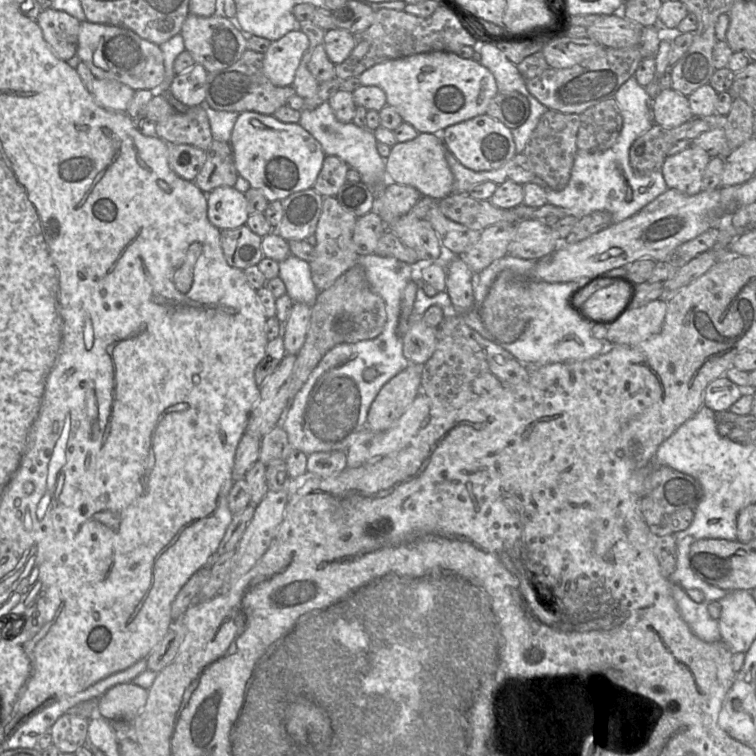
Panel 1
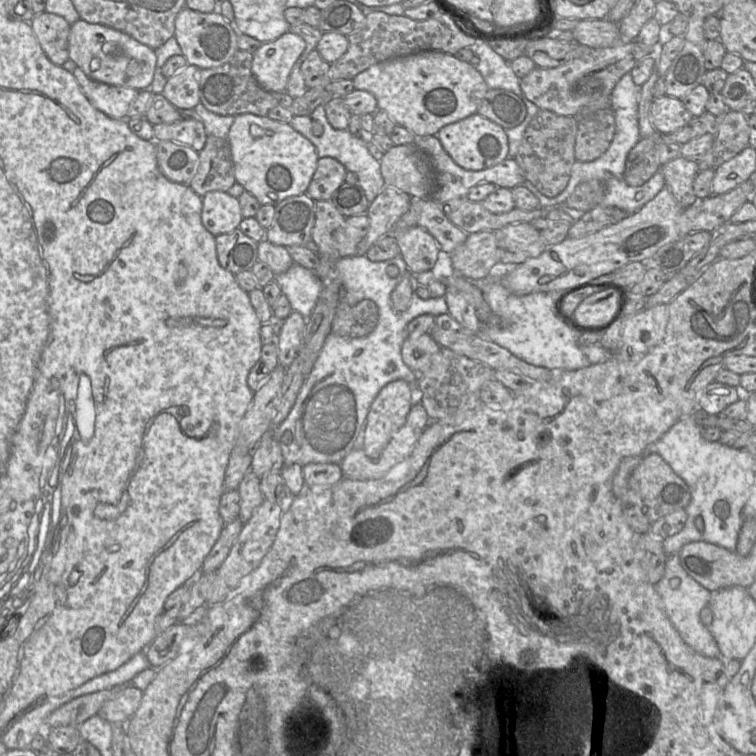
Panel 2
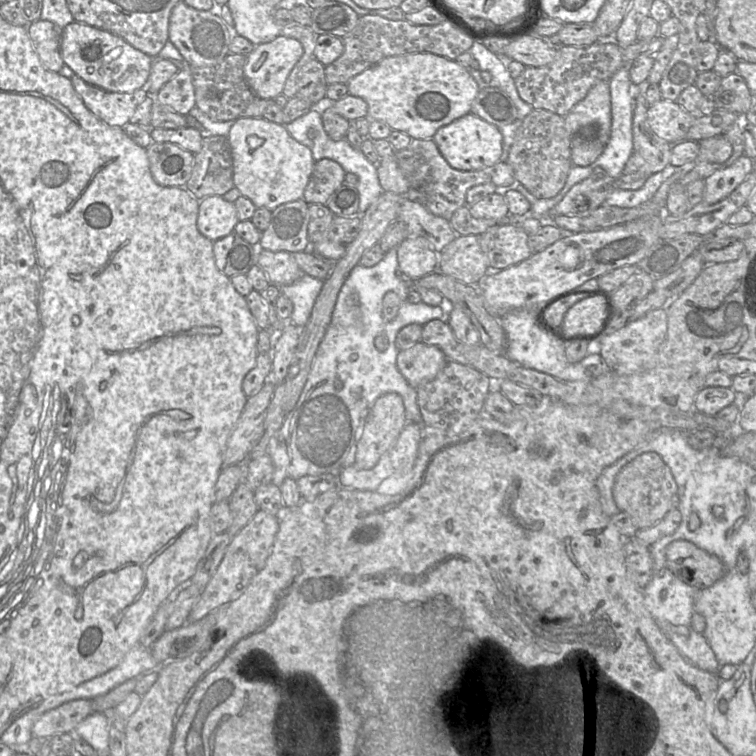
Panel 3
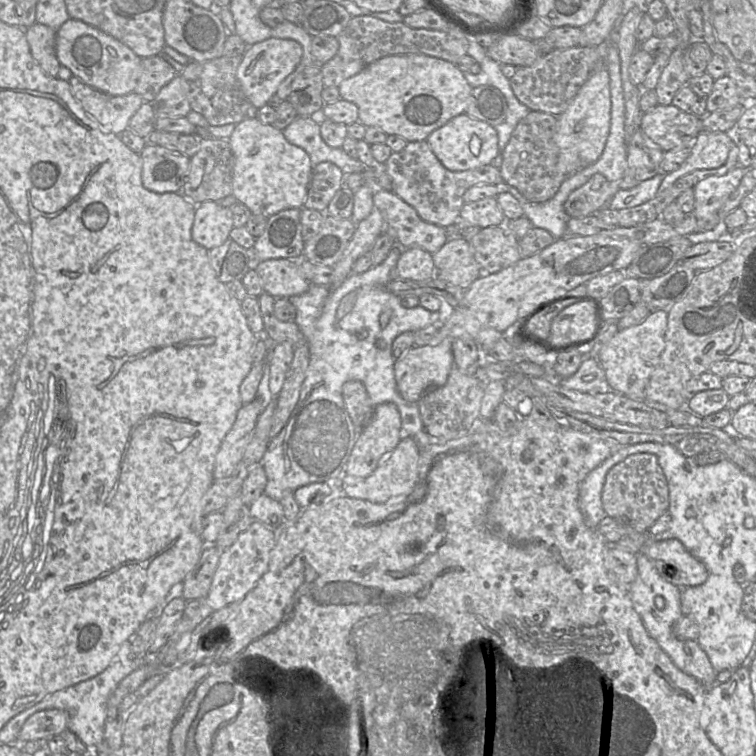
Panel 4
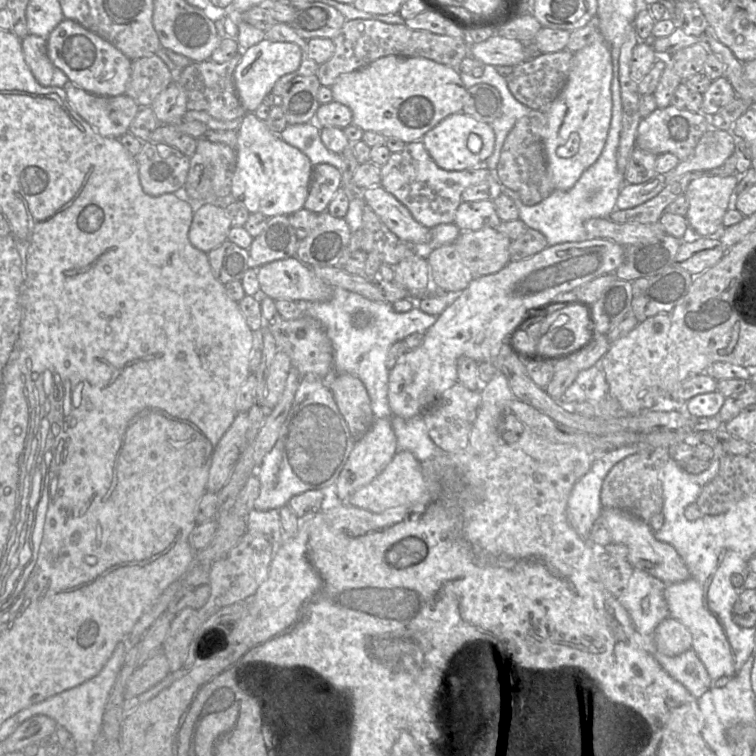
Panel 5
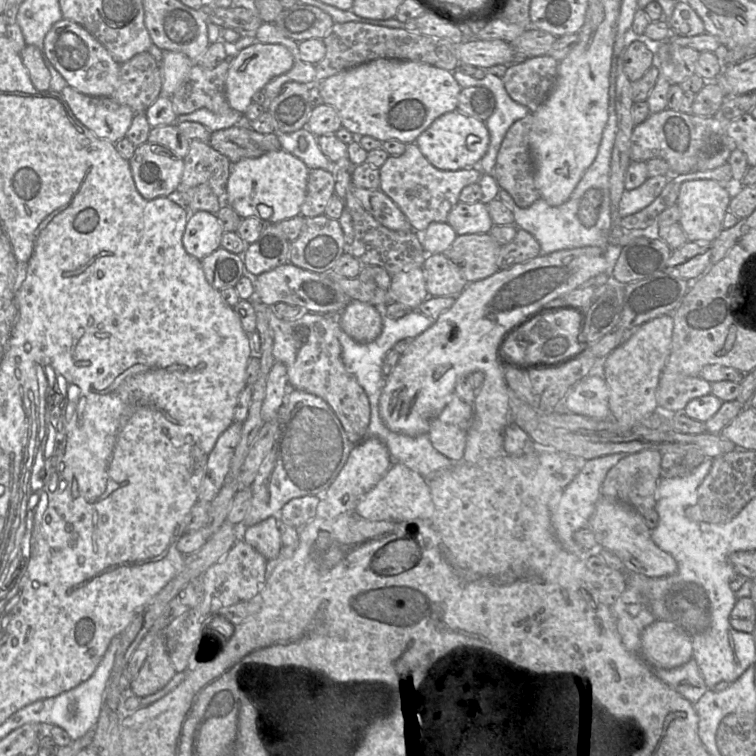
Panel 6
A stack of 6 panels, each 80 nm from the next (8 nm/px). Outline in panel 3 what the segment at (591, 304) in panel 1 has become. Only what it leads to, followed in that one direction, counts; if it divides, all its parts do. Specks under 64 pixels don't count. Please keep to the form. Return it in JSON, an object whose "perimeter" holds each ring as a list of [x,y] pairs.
{"perimeter":[[[596,293],[570,307],[560,326],[559,335],[564,340],[588,337],[601,327],[607,310],[607,299]]]}

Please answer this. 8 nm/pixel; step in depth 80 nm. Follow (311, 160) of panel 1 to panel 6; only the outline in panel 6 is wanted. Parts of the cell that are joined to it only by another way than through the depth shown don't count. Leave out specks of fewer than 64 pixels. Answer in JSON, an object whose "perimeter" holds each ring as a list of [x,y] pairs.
{"perimeter":[[[283,149],[258,158],[242,159],[231,165],[226,185],[226,202],[244,219],[256,217],[265,223],[279,223],[300,214],[307,194],[309,168]]]}

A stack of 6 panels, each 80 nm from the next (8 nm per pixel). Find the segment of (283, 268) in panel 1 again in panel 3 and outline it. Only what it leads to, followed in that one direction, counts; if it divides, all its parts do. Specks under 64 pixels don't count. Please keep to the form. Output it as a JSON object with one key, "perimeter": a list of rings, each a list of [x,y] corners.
{"perimeter":[[[303,274],[294,283],[279,286],[280,294],[286,295],[293,304],[293,311],[288,322],[299,328],[306,325],[323,284],[324,280]]]}

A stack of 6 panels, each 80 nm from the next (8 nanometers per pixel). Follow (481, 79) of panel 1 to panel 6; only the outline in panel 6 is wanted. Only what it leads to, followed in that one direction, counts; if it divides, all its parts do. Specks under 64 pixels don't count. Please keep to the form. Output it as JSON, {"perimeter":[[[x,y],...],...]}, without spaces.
{"perimeter":[[[385,58],[375,59],[375,60],[366,62],[364,64],[358,65],[356,67],[353,67],[351,69],[341,71],[323,80],[322,82],[320,82],[318,84],[318,87],[320,90],[320,94],[324,100],[324,104],[331,105],[337,111],[341,120],[342,127],[354,133],[358,137],[371,136],[382,142],[385,142],[390,139],[396,139],[404,144],[415,142],[417,137],[425,129],[427,129],[435,119],[437,119],[441,115],[447,112],[457,110],[458,96],[459,96],[460,91],[462,90],[460,85],[454,78],[453,72],[449,70],[438,68],[438,67],[435,67],[426,63],[422,63],[422,62],[416,62],[416,61],[410,61],[410,60],[398,60],[398,59],[385,59]]]}

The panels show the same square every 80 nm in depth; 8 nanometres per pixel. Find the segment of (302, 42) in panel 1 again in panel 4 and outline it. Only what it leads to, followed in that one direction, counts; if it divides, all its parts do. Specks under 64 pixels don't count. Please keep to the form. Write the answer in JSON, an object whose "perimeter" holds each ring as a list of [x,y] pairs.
{"perimeter":[[[270,37],[249,46],[243,54],[236,76],[248,100],[260,108],[277,92],[282,81],[291,74],[302,58],[302,46],[292,39]]]}

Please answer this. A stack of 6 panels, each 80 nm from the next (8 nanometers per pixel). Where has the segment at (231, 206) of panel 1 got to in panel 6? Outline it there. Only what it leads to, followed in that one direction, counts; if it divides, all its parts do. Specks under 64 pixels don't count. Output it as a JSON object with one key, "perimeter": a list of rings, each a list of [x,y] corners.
{"perimeter":[[[207,211],[190,213],[182,236],[188,254],[202,260],[221,247],[222,226],[215,214]]]}

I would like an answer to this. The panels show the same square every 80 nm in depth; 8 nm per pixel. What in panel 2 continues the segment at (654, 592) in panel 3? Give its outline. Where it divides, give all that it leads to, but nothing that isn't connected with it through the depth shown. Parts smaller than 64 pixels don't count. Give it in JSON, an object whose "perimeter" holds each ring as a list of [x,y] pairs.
{"perimeter":[[[679,552],[667,556],[663,577],[654,584],[662,601],[664,610],[672,625],[675,627],[683,641],[696,652],[707,657],[721,657],[720,649],[712,633],[700,619],[701,610],[708,606],[711,591],[695,581],[682,567]]]}

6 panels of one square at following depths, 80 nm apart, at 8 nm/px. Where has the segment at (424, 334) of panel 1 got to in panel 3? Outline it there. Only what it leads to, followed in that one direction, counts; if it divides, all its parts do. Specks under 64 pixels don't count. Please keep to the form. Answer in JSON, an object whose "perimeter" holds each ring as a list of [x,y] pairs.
{"perimeter":[[[418,341],[399,351],[396,366],[408,384],[417,389],[421,384],[434,379],[447,361],[441,349]]]}

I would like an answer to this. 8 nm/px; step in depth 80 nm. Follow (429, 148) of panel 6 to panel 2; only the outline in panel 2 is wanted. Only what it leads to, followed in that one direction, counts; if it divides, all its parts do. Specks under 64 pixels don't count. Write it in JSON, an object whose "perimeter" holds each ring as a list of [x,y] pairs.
{"perimeter":[[[477,112],[443,126],[436,137],[455,163],[467,170],[483,170],[508,157],[509,144],[505,129]]]}

